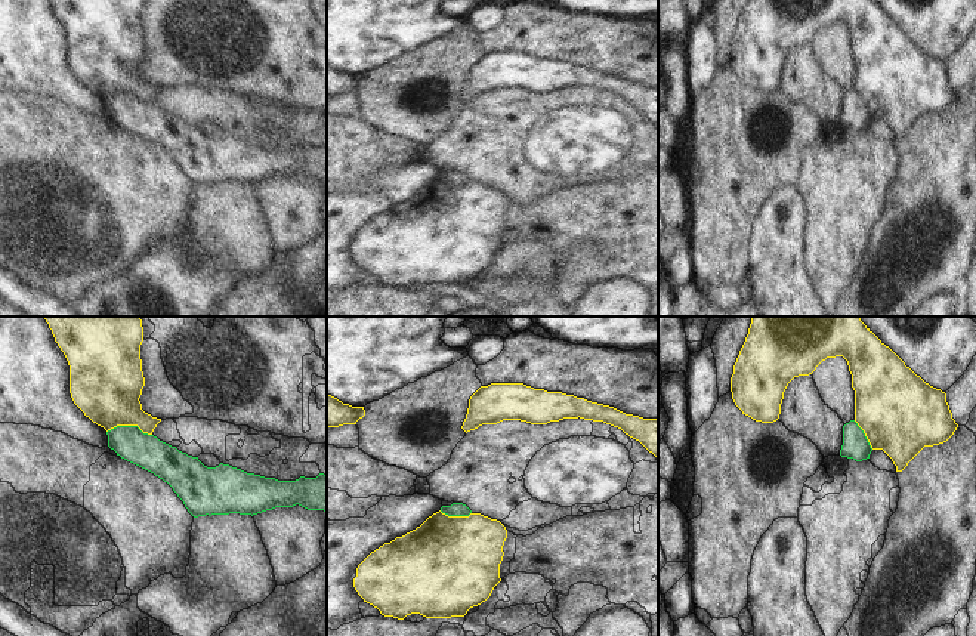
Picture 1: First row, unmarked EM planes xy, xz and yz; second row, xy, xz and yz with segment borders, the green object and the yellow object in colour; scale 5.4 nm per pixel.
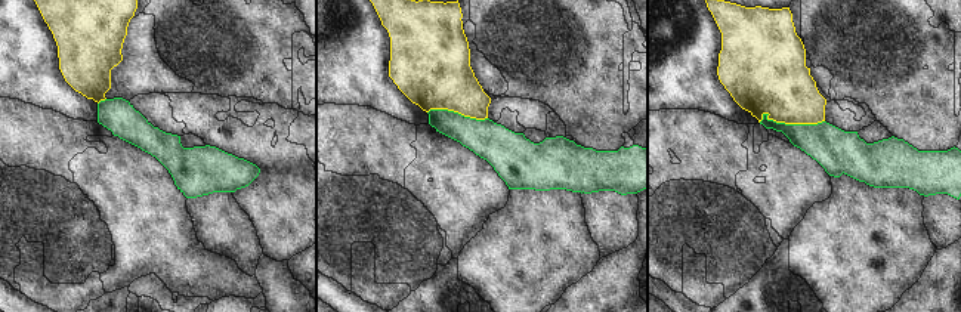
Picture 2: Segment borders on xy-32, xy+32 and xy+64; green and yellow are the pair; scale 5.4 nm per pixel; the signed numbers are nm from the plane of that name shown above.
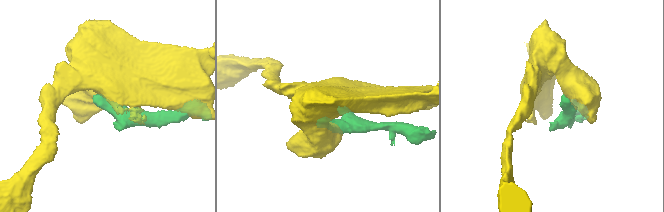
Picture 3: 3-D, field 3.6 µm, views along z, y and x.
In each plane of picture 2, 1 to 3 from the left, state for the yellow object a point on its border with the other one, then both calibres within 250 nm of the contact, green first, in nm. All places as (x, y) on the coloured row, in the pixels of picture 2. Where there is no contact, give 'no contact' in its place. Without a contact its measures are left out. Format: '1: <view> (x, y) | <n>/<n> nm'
1: xy-32 (101, 101) | 180/300 nm
2: xy+32 (457, 113) | 200/400 nm
3: xy+64 (790, 124) | 220/360 nm

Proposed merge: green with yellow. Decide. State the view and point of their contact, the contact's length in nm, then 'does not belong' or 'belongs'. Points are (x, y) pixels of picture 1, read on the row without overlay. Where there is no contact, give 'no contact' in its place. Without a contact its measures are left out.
xy (129, 95) | 240 nm | does not belong

